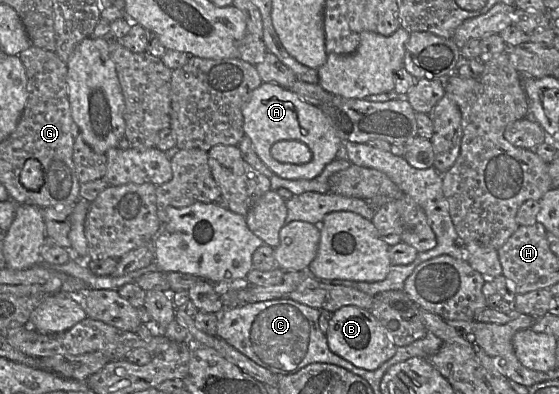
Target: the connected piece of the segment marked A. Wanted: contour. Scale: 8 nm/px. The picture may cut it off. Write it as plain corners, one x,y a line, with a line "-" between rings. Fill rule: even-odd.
263,82
253,91
250,100
242,109
242,114
245,135
251,139
255,152
264,164
281,178
314,179
336,158
341,138
329,119
320,107
302,100
289,88
-
284,140
297,140
306,144
313,155
311,161
305,164
290,164
274,159
271,155
272,146

